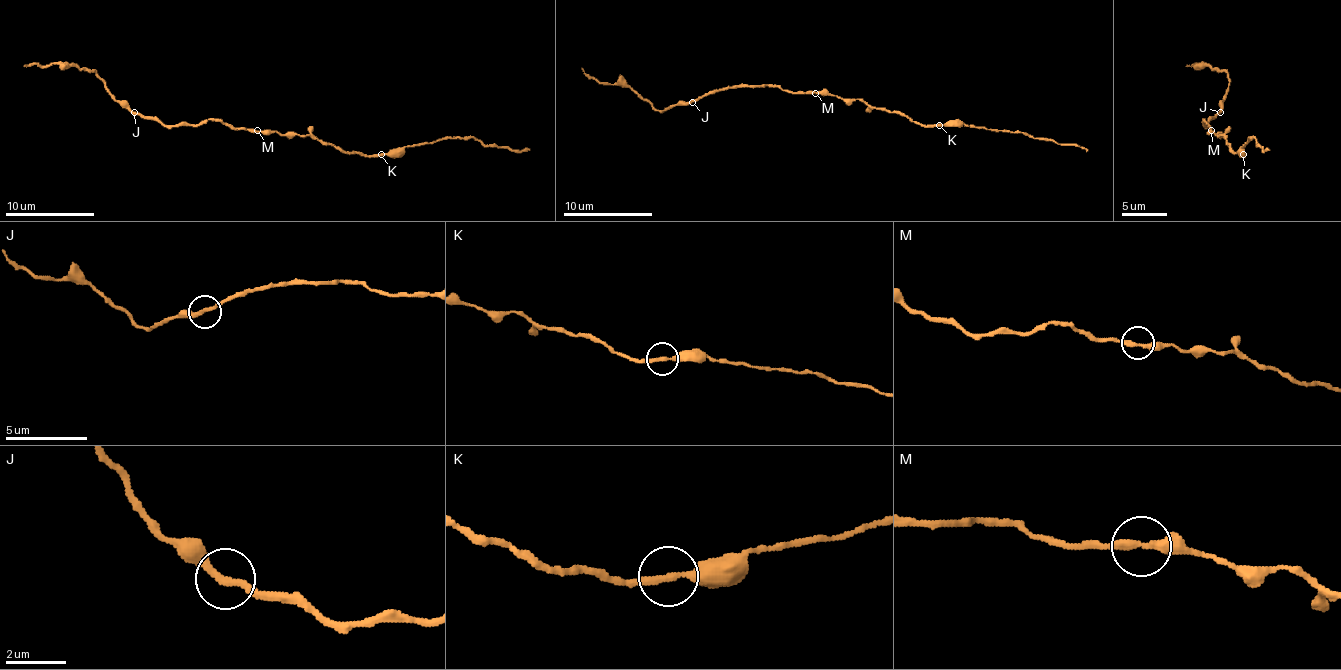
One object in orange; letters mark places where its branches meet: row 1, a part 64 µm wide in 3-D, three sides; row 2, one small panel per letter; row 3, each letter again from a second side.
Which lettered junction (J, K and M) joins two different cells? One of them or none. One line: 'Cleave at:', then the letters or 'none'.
Cleave at: K

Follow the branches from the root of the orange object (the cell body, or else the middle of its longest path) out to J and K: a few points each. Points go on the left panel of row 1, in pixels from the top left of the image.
J: (266, 130), (230, 128), (210, 119), (199, 123), (163, 126), (134, 112)
K: (266, 130), (282, 135), (311, 135), (351, 153), (380, 155)

